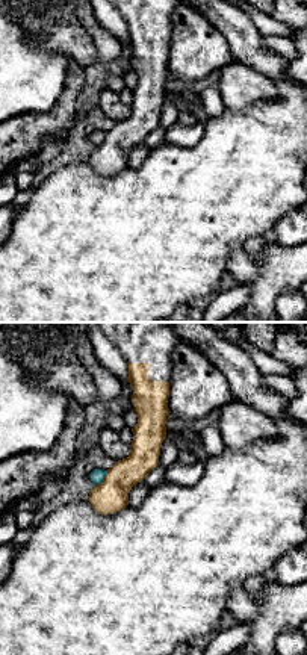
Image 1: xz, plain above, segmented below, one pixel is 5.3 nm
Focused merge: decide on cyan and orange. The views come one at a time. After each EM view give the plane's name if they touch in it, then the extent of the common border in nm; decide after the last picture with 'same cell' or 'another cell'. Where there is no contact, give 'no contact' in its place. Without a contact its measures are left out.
contact in xz; length 110 nm

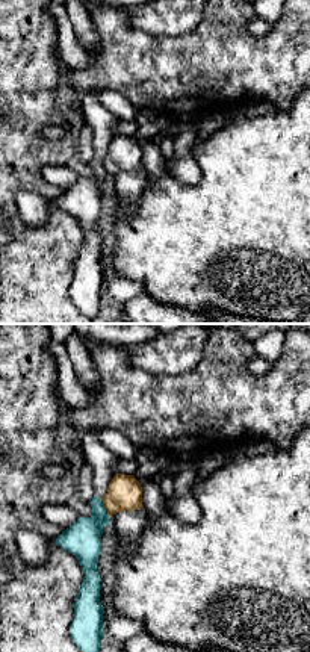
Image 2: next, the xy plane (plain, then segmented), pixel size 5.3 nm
contact in xy; length 120 nm

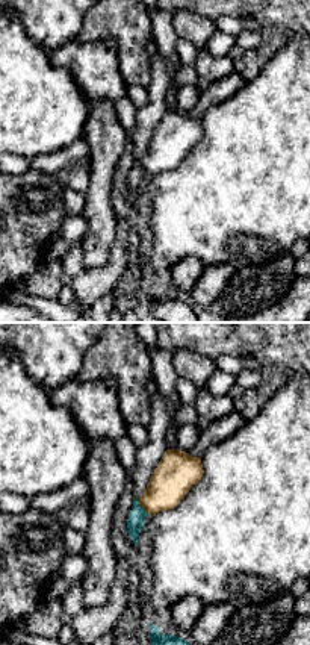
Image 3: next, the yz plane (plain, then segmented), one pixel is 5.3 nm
contact in yz; length 120 nm

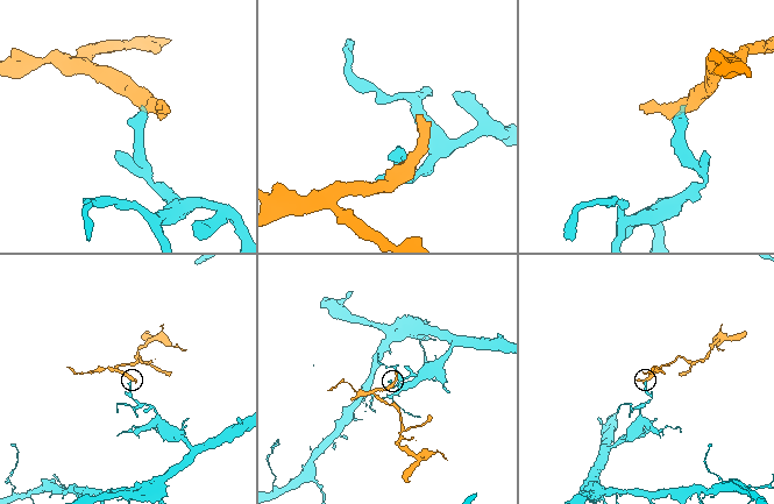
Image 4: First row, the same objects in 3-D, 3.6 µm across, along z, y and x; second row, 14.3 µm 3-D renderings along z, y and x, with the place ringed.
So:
another cell

